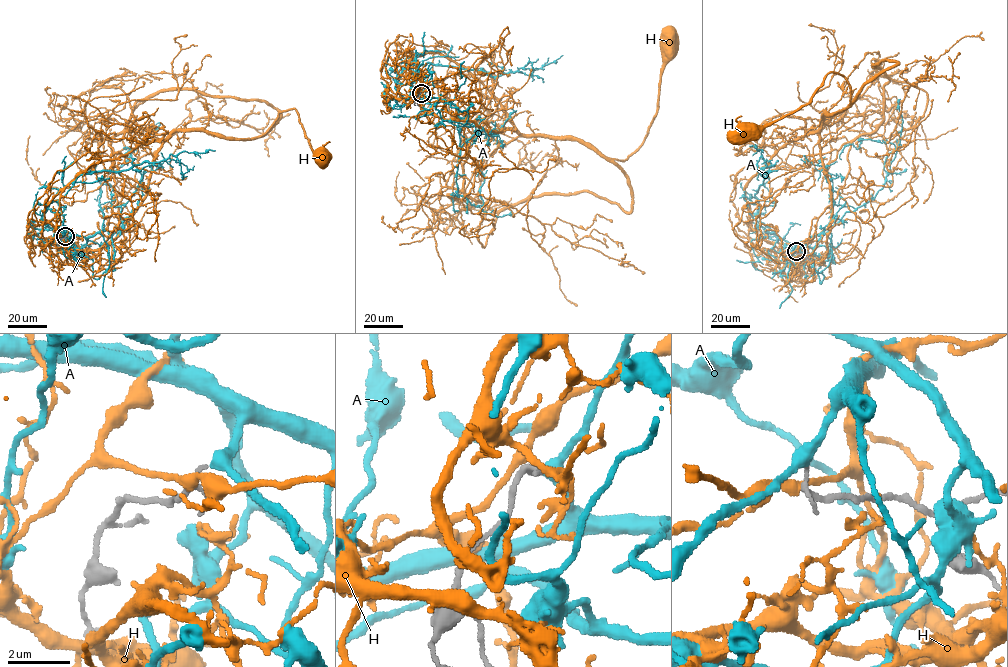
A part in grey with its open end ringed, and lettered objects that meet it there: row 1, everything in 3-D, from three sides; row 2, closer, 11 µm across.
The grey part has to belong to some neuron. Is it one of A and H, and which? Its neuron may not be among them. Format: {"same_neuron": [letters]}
{"same_neuron": ["A"]}

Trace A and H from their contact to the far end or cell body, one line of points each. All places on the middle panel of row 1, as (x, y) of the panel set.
A: (421, 93), (455, 107), (460, 140), (456, 193), (479, 206), (484, 176), (477, 168), (480, 150)
H: (419, 92), (408, 97), (438, 117), (497, 132), (583, 141), (622, 161), (647, 135), (672, 45)

